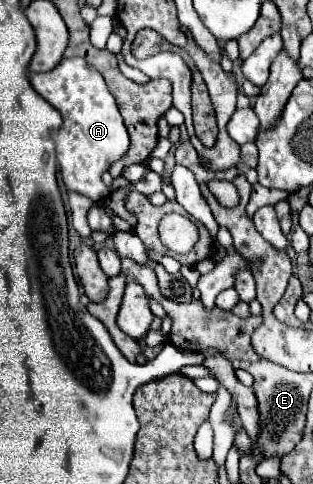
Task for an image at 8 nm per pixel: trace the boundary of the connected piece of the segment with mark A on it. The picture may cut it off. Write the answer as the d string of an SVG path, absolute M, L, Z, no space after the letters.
M62 58L62 62L50 72L32 72L30 84L62 114L62 126L54 142L56 160L66 188L92 200L108 198L110 190L100 176L110 168L112 162L124 156L130 140L116 100L106 88L102 74L82 58Z

